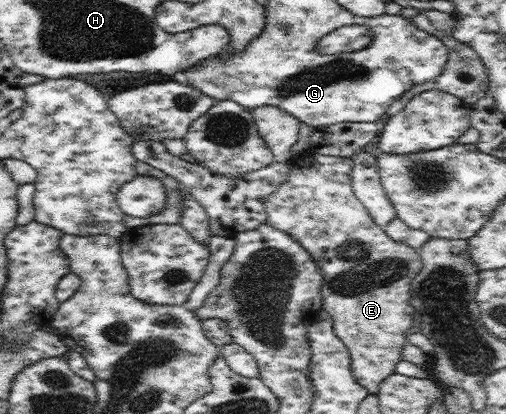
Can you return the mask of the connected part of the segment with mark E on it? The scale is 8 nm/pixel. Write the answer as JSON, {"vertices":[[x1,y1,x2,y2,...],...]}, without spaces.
{"vertices":[[313,148,290,159,289,174,275,193,265,203,267,224,291,235,308,251,323,271,325,278,321,285,323,309,333,321,334,333,349,349,352,373,369,394,378,394,380,383,395,372,402,360,402,349,408,343,408,329,412,327,415,307,410,301,411,281,422,269,423,261,418,250,406,243,394,241,385,228,374,223,368,210,353,193,353,159,322,155]]}

